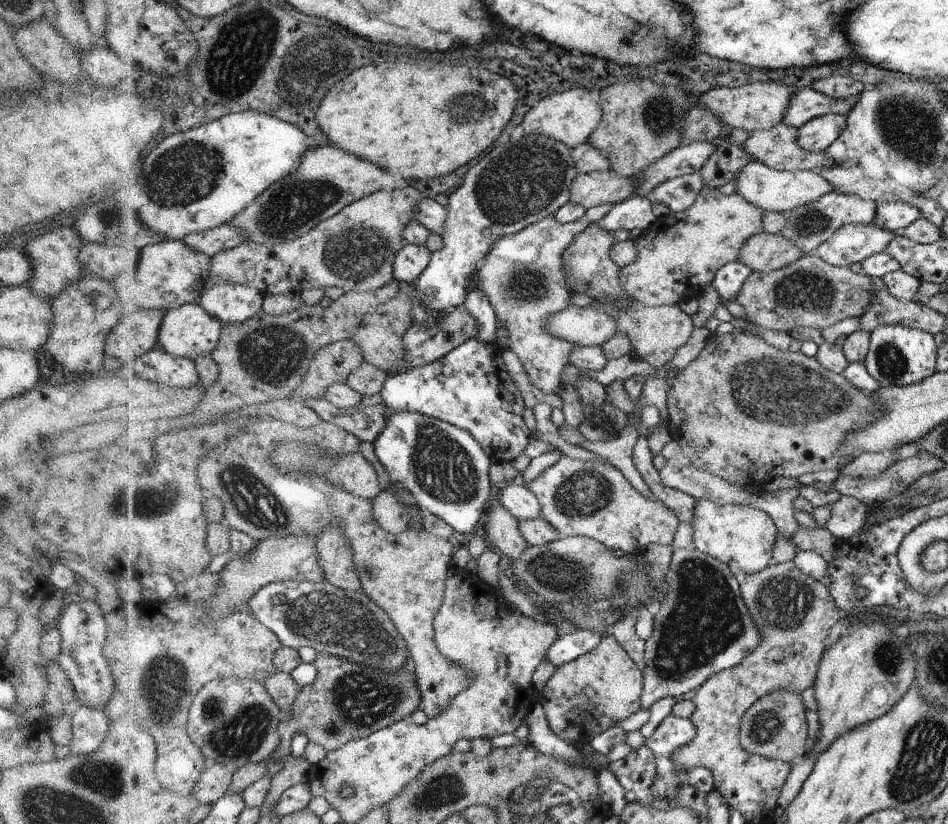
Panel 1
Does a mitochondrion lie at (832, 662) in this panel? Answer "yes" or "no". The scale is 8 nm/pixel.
no

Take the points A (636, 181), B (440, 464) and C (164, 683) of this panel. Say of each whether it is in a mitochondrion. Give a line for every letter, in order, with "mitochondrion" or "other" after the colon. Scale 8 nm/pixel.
A: other
B: mitochondrion
C: mitochondrion

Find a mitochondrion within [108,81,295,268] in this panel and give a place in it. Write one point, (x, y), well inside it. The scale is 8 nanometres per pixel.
(183, 175)

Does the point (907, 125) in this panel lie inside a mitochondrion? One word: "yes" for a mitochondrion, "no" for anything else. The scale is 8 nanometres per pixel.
yes

